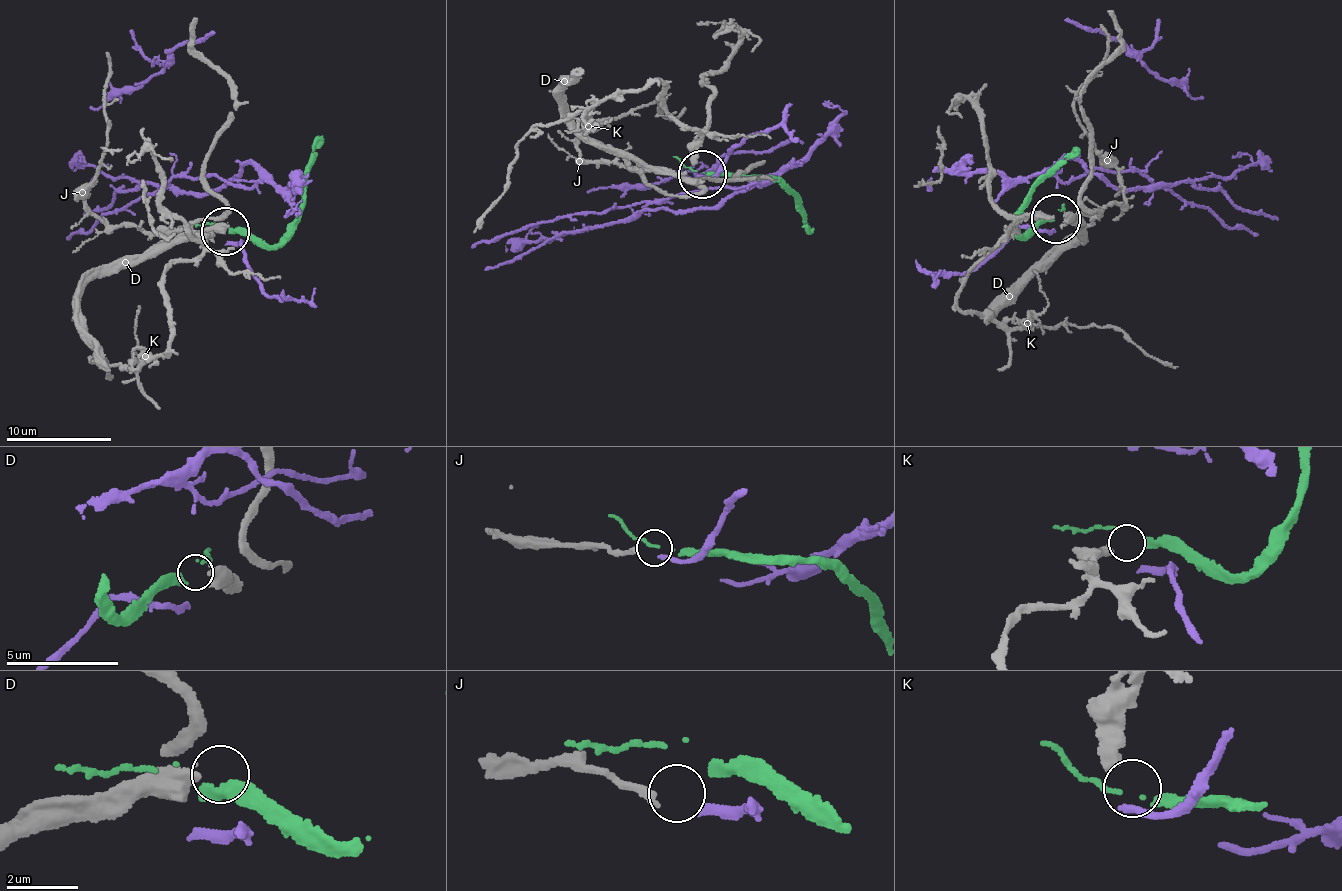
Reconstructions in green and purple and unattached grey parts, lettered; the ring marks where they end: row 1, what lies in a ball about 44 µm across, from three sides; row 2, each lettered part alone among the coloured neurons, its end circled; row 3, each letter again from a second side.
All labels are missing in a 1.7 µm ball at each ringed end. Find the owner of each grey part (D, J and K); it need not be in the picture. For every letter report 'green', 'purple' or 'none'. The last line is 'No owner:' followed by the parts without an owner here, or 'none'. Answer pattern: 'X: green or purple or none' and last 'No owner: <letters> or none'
D: none
J: purple
K: green
No owner: D

